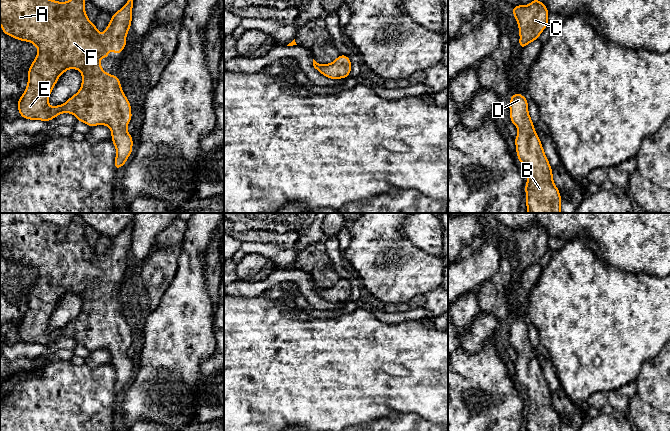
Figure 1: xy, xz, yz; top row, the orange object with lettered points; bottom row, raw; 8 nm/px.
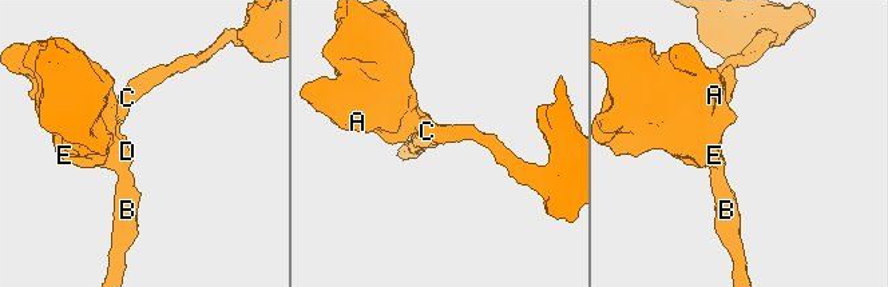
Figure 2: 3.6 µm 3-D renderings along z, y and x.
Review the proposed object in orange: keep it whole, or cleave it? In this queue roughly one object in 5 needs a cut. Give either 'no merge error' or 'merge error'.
no merge error

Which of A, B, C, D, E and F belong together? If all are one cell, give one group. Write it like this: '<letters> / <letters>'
A B C D E F

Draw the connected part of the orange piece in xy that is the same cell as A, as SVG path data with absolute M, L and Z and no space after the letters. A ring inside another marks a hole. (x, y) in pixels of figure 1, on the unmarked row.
M0 213L0 248L1 255L9 261L14 261L19 265L27 265L34 268L39 276L35 284L28 293L27 312L17 327L20 340L29 344L50 345L61 337L71 337L76 340L77 345L87 348L89 351L96 349L107 349L111 356L111 364L116 371L116 382L114 386L115 394L125 389L126 384L132 378L133 363L127 356L127 349L132 343L131 328L123 317L120 302L112 298L107 298L100 289L100 283L110 281L108 272L110 271L116 279L121 278L121 274L126 271L126 260L131 252L133 222L116 237L112 238L112 243L107 252L103 255L104 260L95 251L85 236L86 223L81 218L75 218L68 226L58 226L46 222L35 213ZM68 293L77 293L82 298L82 309L79 315L70 321L64 328L49 330L49 320L58 302Z

